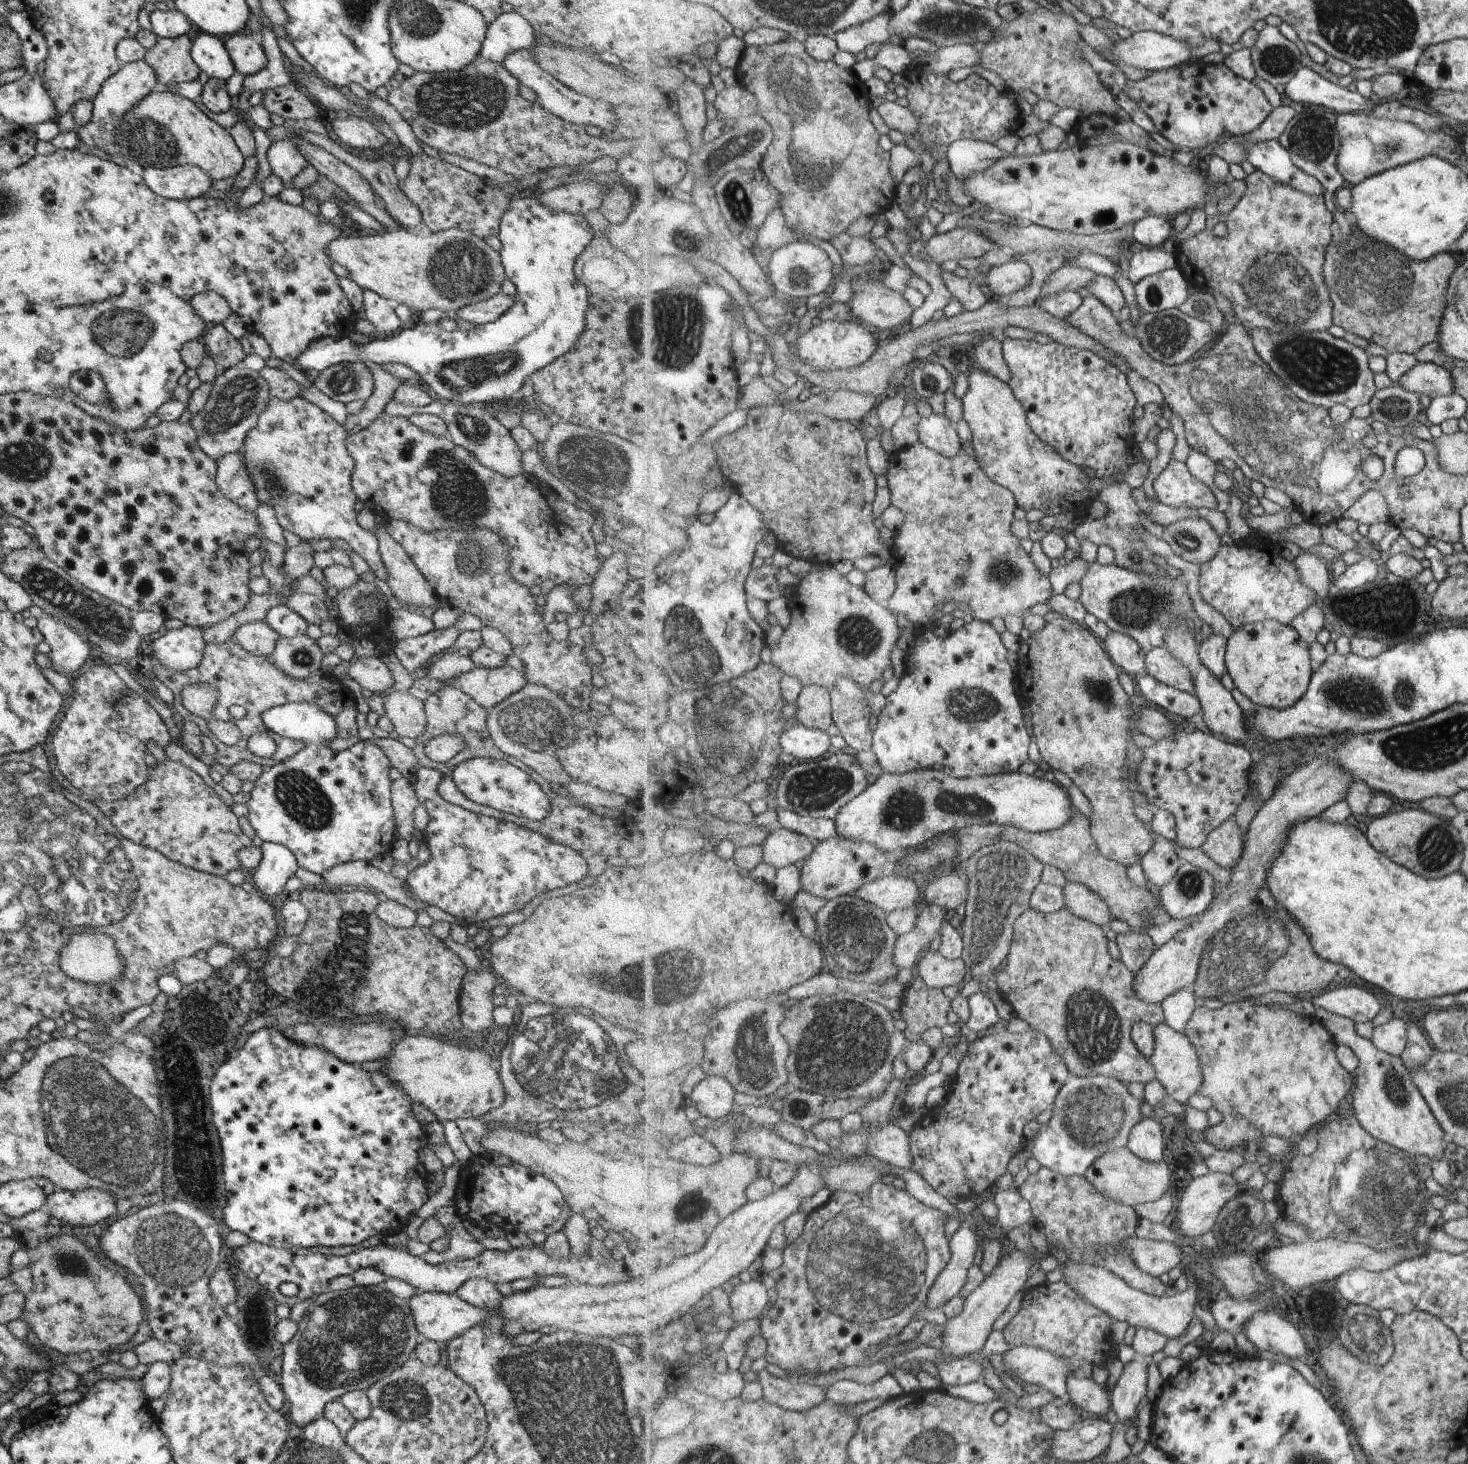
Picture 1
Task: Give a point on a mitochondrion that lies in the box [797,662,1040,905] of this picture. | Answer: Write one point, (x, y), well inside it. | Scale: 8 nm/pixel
(903, 808)

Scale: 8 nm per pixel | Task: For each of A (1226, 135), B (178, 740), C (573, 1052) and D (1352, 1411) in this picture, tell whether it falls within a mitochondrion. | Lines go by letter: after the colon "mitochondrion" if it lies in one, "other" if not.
A: other
B: other
C: mitochondrion
D: other

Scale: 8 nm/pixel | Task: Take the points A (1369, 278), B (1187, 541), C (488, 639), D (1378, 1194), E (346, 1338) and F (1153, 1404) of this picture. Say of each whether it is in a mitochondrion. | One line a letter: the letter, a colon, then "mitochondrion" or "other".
A: mitochondrion
B: mitochondrion
C: other
D: mitochondrion
E: mitochondrion
F: other

